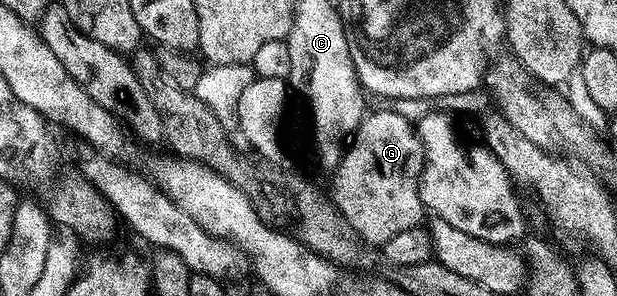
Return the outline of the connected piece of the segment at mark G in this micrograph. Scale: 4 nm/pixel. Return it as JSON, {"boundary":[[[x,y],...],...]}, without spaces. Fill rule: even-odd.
{"boundary":[[[374,111],[363,115],[362,123],[352,136],[350,148],[345,148],[333,168],[334,180],[330,183],[328,198],[335,209],[346,218],[348,225],[356,229],[356,233],[367,245],[381,245],[392,241],[396,233],[404,233],[404,229],[412,229],[423,222],[424,208],[418,192],[418,180],[422,178],[422,165],[426,162],[422,142],[415,124],[409,123],[398,111]]]}

